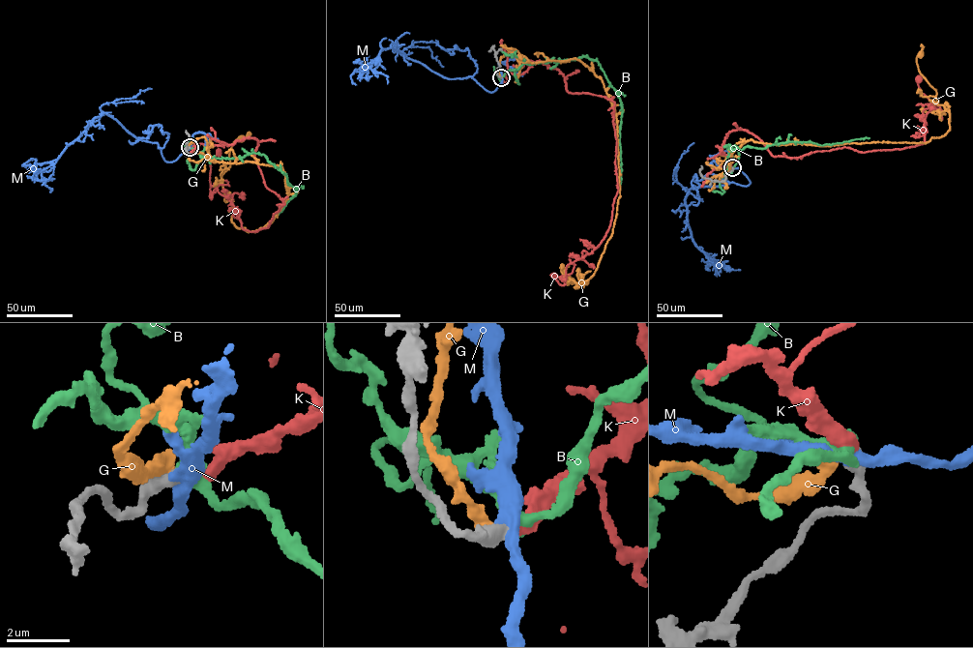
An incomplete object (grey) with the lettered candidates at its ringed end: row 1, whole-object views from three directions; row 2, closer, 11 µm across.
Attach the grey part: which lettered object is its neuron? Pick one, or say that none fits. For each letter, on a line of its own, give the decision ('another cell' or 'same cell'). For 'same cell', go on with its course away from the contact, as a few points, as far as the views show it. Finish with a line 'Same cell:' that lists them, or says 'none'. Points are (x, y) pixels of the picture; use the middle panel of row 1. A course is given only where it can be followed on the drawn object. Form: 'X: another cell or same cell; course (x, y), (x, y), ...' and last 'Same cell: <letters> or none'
B: another cell
G: another cell
K: same cell; course (501, 77), (540, 61), (568, 92), (614, 103), (610, 224), (566, 267), (565, 284), (554, 276)
M: another cell
Same cell: K

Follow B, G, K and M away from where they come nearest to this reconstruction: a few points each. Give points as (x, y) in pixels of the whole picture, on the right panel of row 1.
B: (732, 167), (730, 171), (726, 170), (728, 144), (730, 149), (740, 150), (786, 142), (822, 145), (869, 138)
G: (732, 168), (706, 162), (728, 171), (751, 139), (940, 137), (949, 111), (921, 54)
K: (733, 167), (722, 145), (739, 130), (790, 158), (921, 144), (927, 114), (943, 113), (919, 78)
M: (732, 168), (750, 184), (692, 189), (685, 202), (699, 249), (709, 260), (727, 261)

